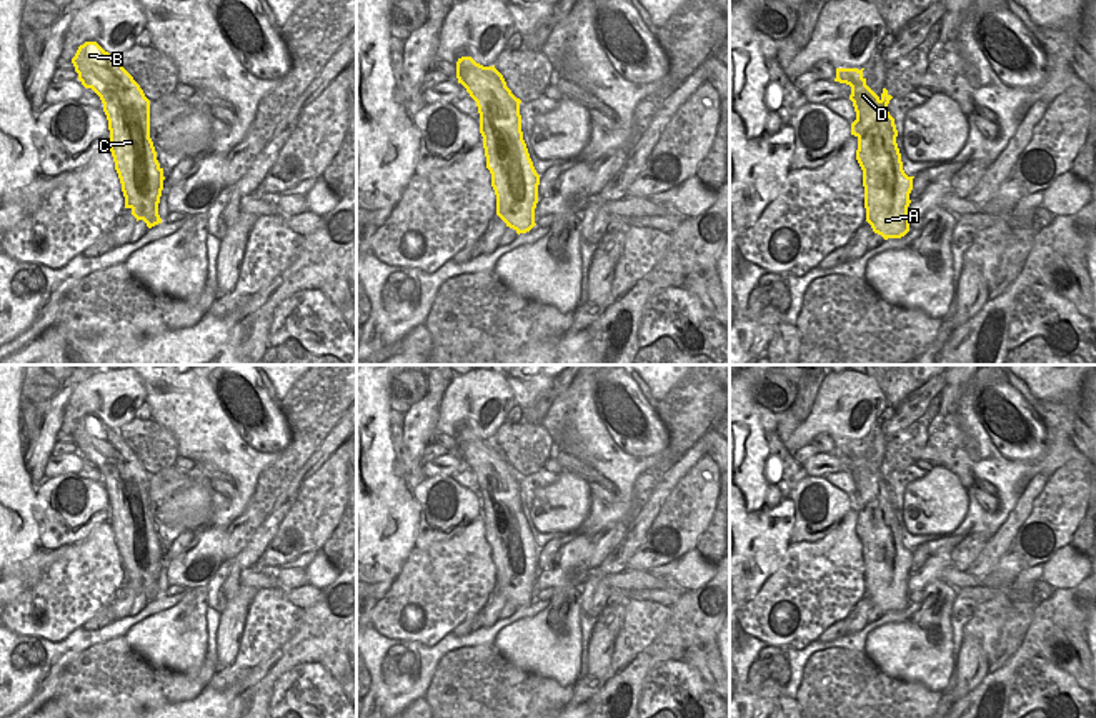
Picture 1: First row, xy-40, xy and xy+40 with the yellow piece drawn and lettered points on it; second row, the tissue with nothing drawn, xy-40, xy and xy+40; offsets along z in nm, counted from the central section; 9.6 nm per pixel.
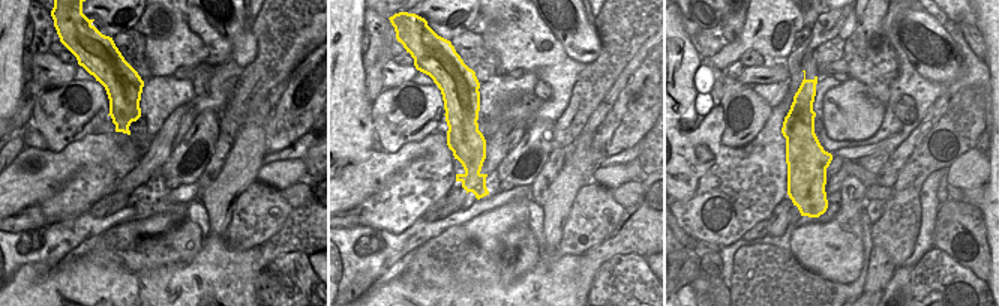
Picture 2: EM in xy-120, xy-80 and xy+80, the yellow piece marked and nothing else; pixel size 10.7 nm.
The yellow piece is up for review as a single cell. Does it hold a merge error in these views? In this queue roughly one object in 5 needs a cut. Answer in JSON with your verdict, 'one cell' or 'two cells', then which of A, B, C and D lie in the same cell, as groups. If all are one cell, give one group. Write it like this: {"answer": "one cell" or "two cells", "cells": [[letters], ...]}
{"answer": "one cell", "cells": [["A", "B", "C", "D"]]}

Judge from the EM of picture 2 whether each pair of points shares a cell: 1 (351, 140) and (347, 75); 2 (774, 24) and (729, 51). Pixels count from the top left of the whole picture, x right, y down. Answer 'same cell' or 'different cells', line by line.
1: same cell
2: same cell

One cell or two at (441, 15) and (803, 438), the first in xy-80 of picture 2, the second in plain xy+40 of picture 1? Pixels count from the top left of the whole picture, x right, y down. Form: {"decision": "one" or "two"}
{"decision": "one"}

